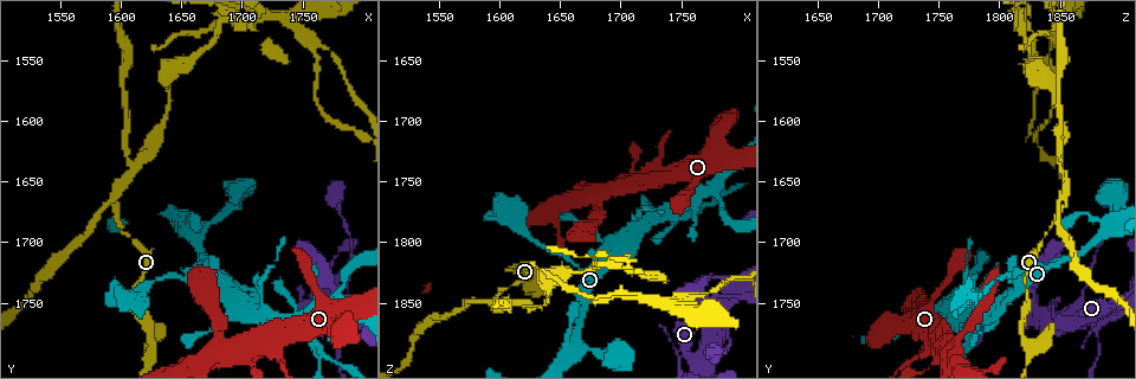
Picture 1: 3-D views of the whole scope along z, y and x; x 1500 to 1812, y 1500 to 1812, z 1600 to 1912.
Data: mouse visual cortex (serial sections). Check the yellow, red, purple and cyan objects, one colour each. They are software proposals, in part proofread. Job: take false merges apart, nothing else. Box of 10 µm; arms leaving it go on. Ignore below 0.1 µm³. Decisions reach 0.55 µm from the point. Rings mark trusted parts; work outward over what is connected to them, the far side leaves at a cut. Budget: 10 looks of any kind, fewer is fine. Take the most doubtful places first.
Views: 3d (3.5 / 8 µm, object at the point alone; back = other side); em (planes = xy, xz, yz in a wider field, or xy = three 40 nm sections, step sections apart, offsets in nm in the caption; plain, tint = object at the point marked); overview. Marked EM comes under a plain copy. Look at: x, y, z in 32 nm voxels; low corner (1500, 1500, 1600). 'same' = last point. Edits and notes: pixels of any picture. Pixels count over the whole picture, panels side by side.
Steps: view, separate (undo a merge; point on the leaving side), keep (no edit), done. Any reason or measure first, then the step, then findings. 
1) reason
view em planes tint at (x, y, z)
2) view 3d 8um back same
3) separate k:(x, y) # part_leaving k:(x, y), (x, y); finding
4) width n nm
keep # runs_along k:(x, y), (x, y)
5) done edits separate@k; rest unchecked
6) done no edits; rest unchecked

a fork
view 3d 8um back at (1612, 1634, 1850)

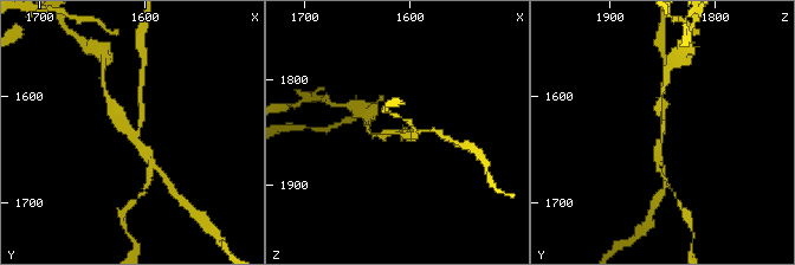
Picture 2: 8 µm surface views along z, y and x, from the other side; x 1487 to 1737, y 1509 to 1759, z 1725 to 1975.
arms 3; arm_widths 150, 150, 200 nm; shape alone is not enough
view em xy step 1 tint same

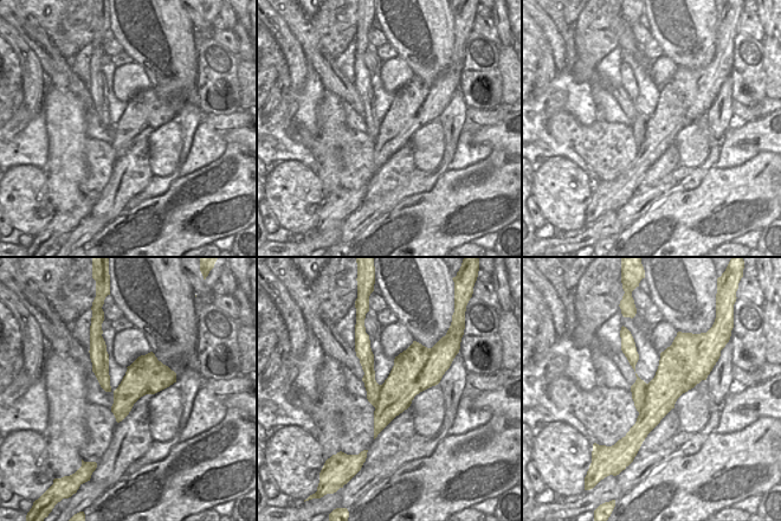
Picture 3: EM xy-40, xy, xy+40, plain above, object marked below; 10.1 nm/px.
separate 2:(120, 117) # part_leaving 2:(135, 142), (109, 104); two cells meet here

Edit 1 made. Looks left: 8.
view overview

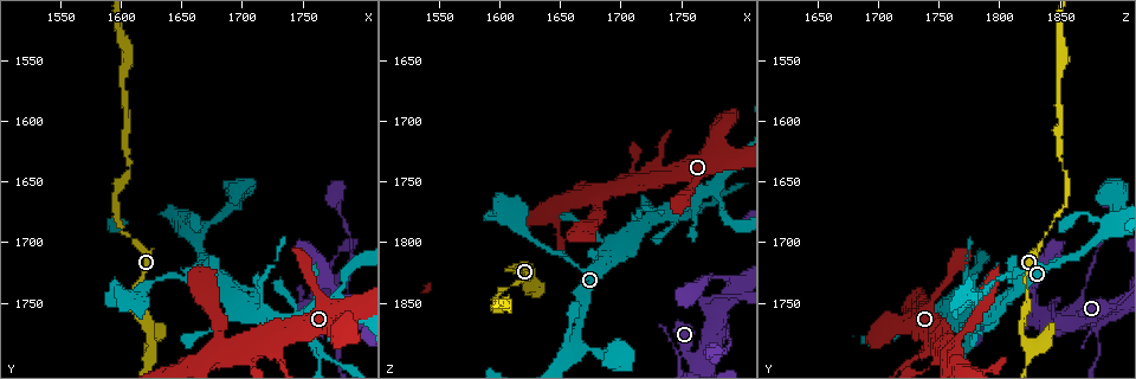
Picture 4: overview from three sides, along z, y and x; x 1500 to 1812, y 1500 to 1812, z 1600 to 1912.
three-way junction
view 3d 3.5um at (1768, 1752, 1758)

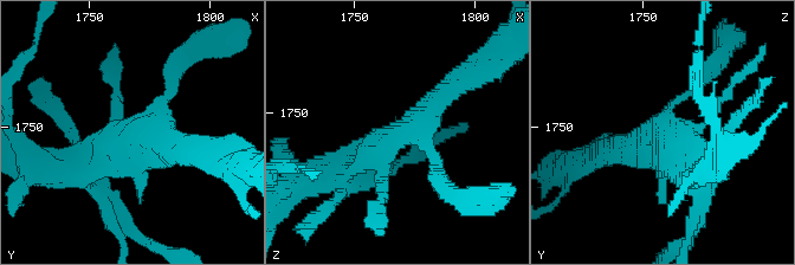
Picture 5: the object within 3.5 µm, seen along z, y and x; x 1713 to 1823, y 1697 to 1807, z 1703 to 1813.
now the EM
view em xy step 5 tint at (1769, 1754, 1757)

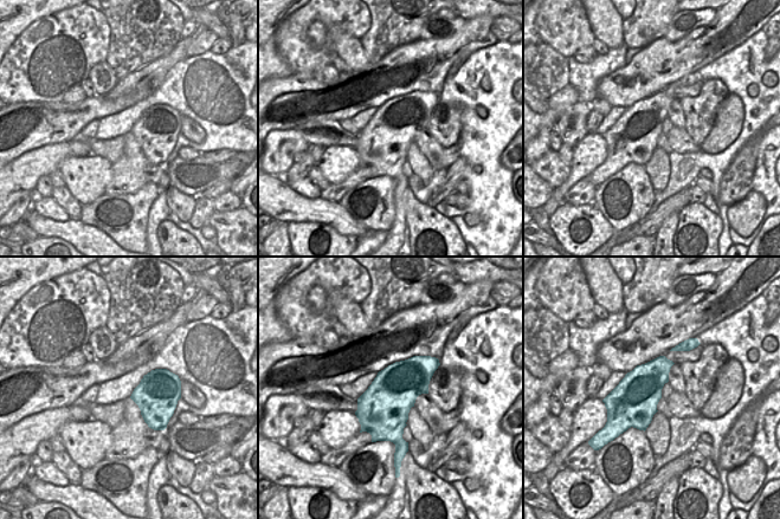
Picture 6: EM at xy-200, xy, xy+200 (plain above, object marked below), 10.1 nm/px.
view em xy step 2 tint same

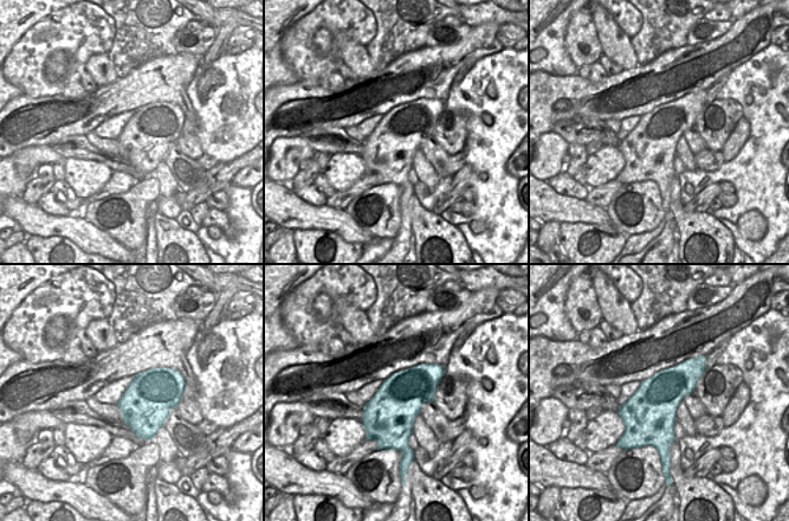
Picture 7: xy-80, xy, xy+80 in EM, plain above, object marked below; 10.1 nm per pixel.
keep # runs_along 5:(342, 172), (375, 154), (461, 84); all the same cell

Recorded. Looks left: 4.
abrupt turn
view 3d 3.5um at (1692, 1790, 1754)

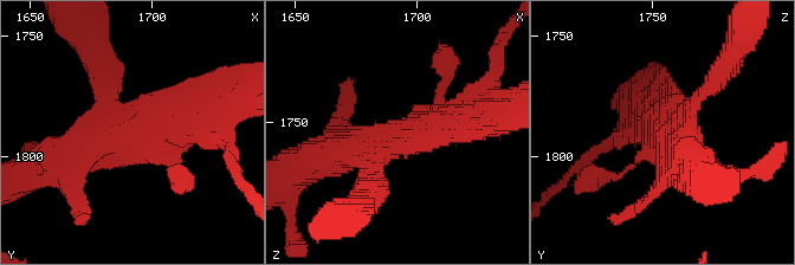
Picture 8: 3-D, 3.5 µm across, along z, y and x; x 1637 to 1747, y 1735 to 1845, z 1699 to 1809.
arms 4; arm_widths 100, 200, 450, 500 nm
view em xy step 3 tint at (1693, 1791, 1756)

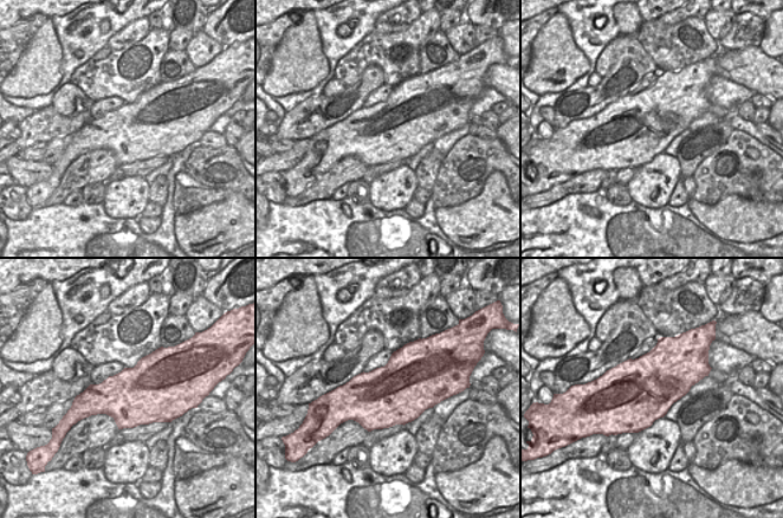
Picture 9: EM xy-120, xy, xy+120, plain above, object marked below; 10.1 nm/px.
keep # runs_along 8:(202, 111), (65, 159); one cell here

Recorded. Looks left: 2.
thin neck
view 3d 3.5um at (1648, 1728, 1810)

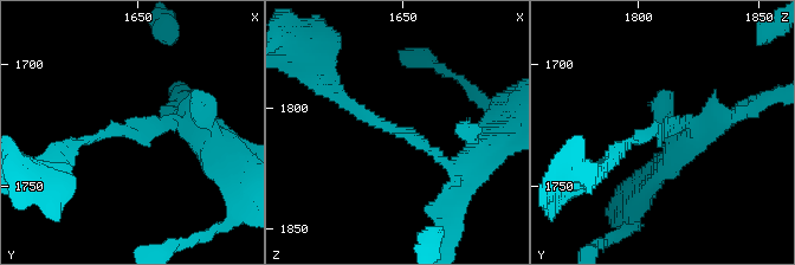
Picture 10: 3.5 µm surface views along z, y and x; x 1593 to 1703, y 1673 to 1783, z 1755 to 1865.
arm_widths 150, 250 nm
view em xy step 5 tint at (1650, 1727, 1810)

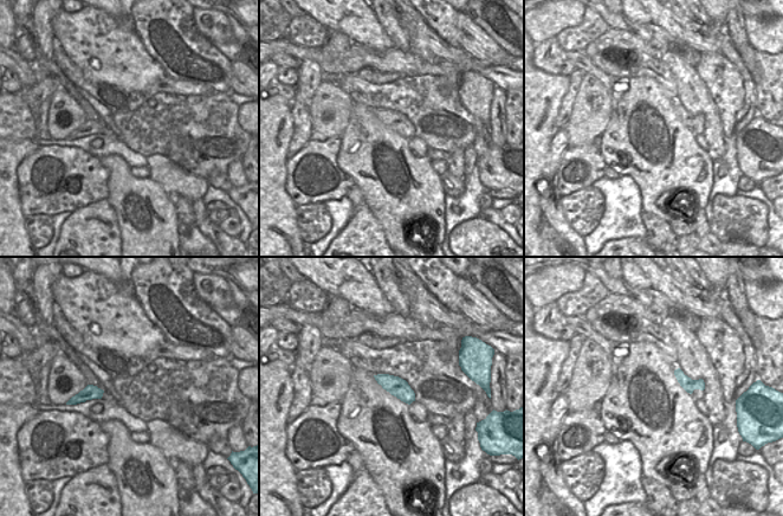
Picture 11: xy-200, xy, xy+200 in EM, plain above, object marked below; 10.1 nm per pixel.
keep # runs_along 10:(461, 179), (338, 95); one cell here

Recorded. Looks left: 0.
done edits separate@2; rest unchecked

